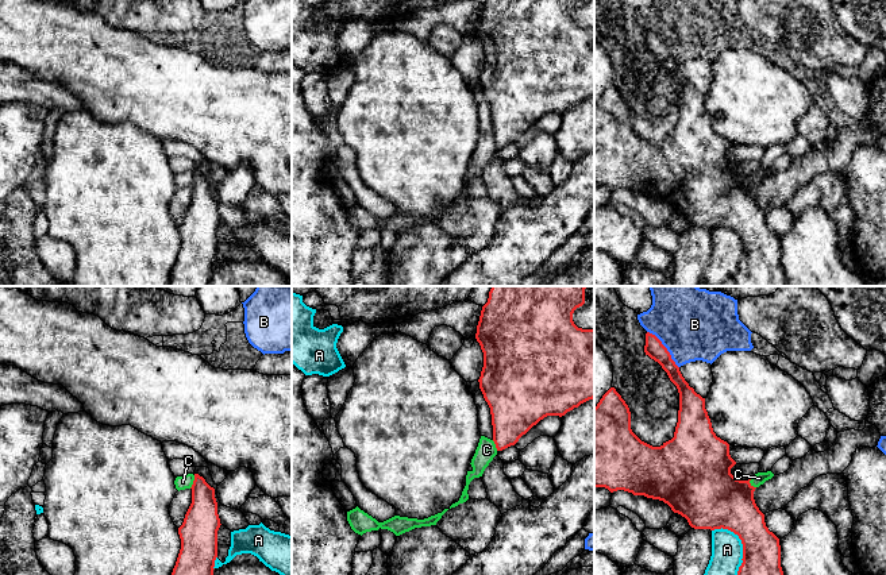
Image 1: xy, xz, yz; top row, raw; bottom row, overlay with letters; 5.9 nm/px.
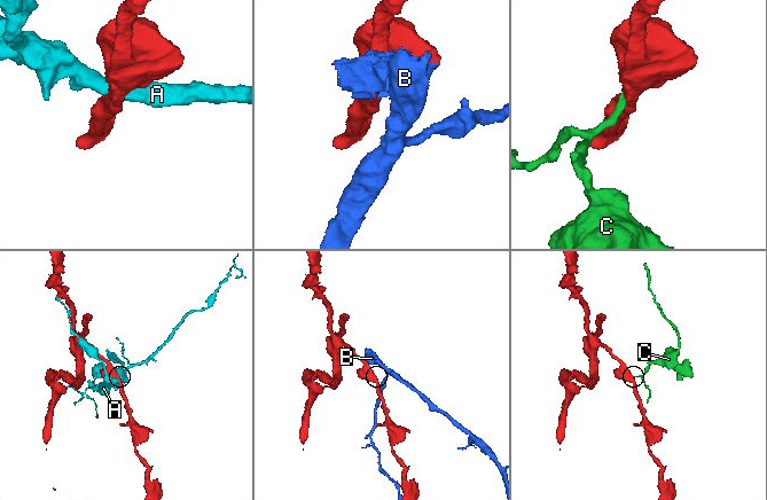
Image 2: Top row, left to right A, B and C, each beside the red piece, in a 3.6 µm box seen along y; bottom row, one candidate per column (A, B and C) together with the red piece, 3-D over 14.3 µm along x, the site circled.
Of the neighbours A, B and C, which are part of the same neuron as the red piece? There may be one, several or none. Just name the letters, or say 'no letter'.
no letter

